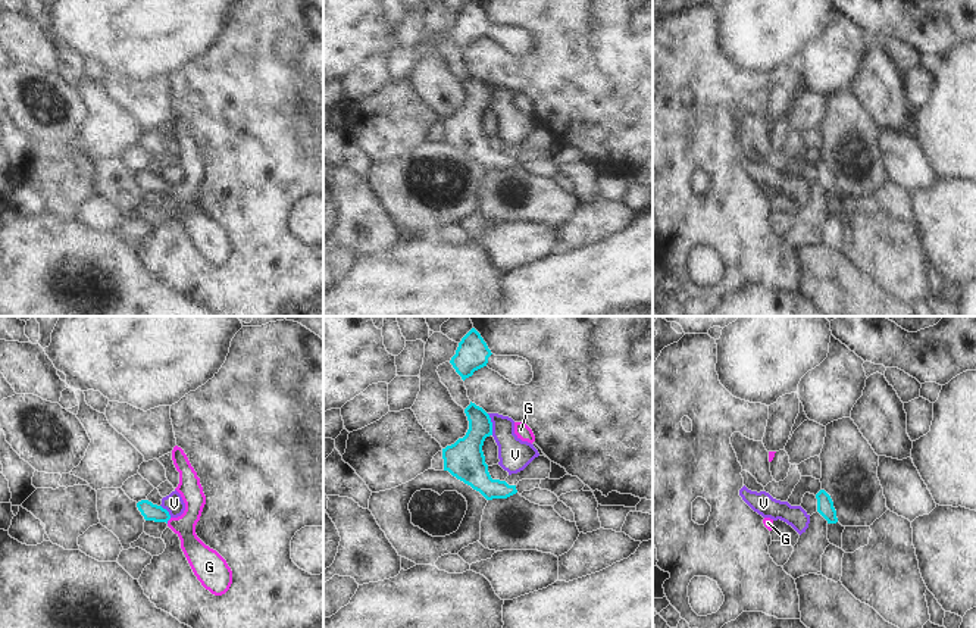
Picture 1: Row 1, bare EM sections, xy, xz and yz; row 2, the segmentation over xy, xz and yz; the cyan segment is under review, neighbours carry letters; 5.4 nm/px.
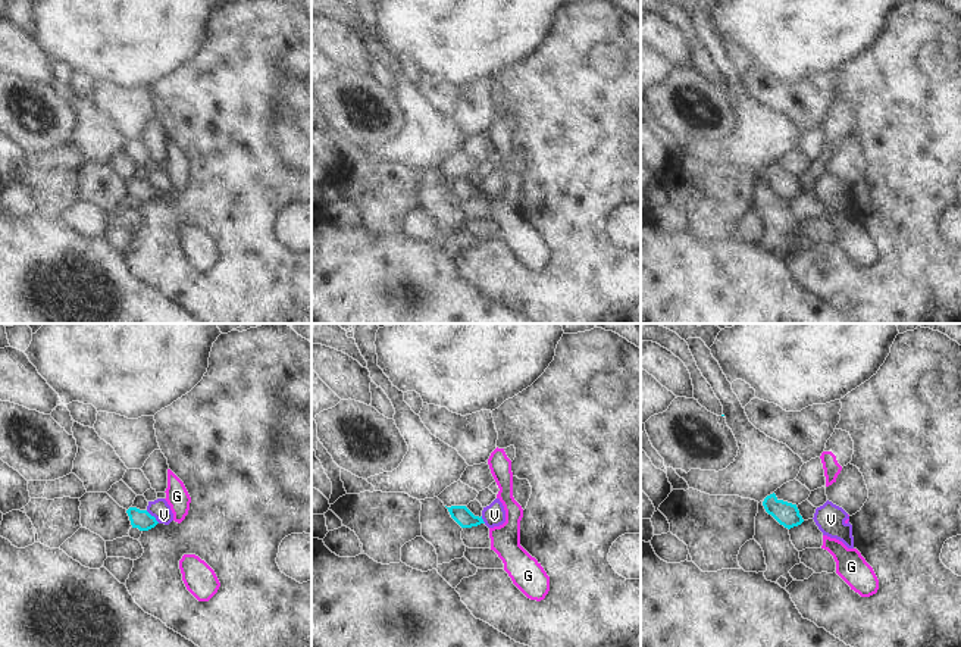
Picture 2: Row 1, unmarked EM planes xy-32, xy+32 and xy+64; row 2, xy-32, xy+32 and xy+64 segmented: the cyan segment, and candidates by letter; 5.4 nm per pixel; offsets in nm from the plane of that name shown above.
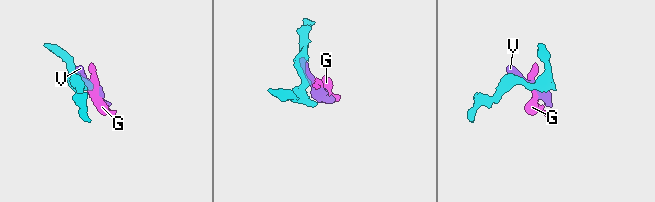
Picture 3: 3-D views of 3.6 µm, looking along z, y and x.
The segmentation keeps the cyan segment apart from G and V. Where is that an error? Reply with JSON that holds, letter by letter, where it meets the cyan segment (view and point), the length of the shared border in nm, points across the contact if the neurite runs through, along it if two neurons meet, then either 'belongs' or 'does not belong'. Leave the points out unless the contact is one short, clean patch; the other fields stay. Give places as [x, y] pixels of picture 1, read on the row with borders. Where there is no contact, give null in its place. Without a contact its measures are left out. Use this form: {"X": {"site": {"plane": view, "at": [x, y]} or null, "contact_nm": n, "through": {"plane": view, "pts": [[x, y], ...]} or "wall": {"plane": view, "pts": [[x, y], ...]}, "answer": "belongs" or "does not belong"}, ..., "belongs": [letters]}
{"G": {"site": {"plane": "xy", "at": [168, 519]}, "contact_nm": 40, "through": {"plane": "xy", "pts": [[152, 512], [168, 519], [188, 539], [197, 553]]}, "answer": "belongs"}, "V": {"site": {"plane": "xz", "at": [491, 424]}, "contact_nm": 120, "answer": "does not belong"}, "belongs": ["G"]}

